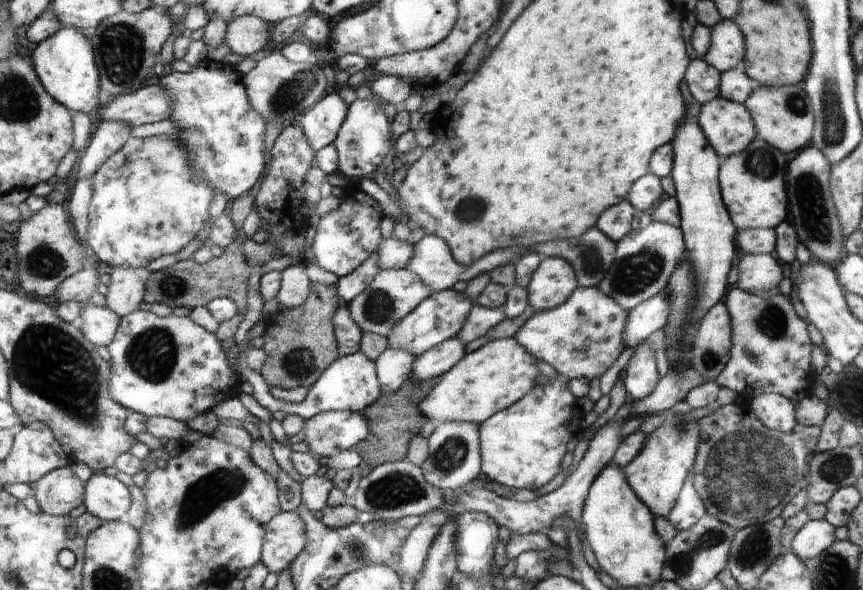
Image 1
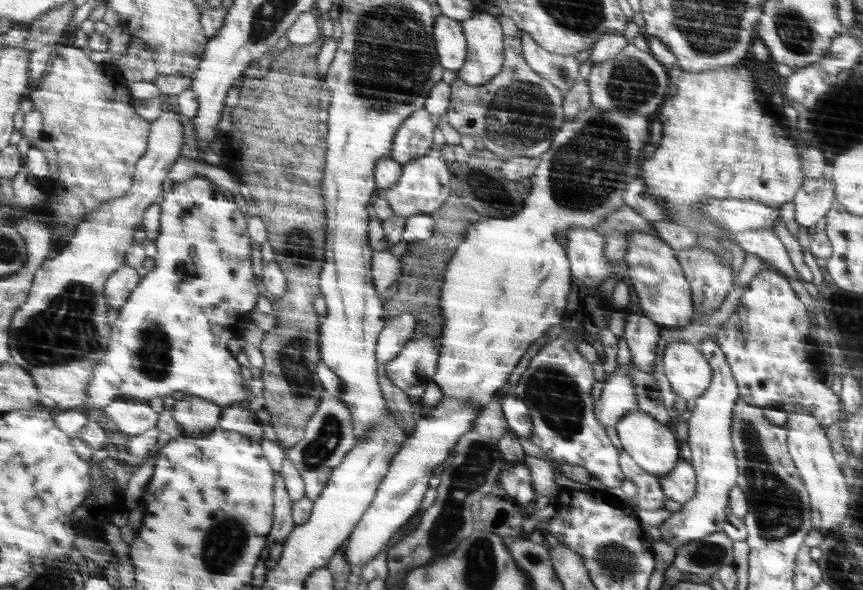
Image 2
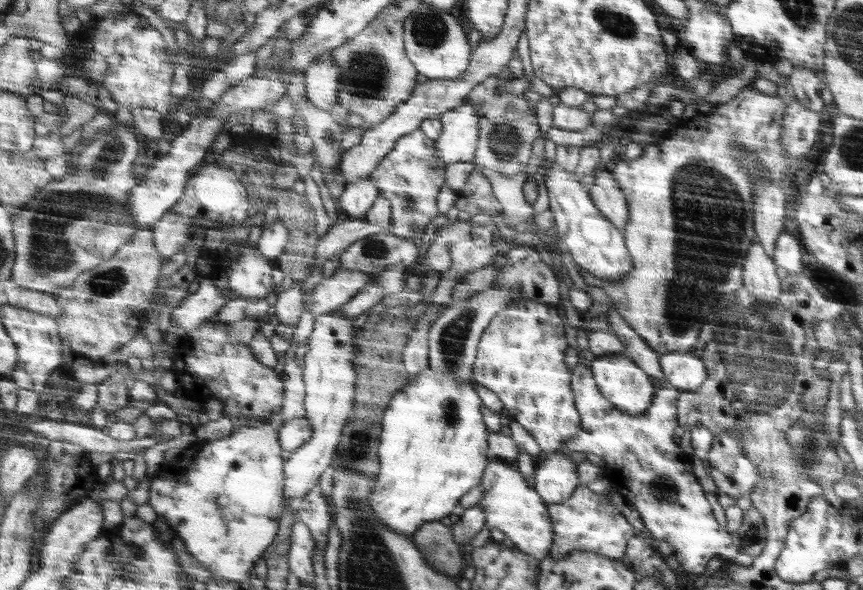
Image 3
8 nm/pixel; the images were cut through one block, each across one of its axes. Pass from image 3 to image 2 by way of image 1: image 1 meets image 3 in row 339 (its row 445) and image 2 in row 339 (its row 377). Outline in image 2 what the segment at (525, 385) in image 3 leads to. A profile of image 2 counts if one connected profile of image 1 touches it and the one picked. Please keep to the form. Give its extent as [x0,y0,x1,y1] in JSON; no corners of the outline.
[512,336,624,491]

